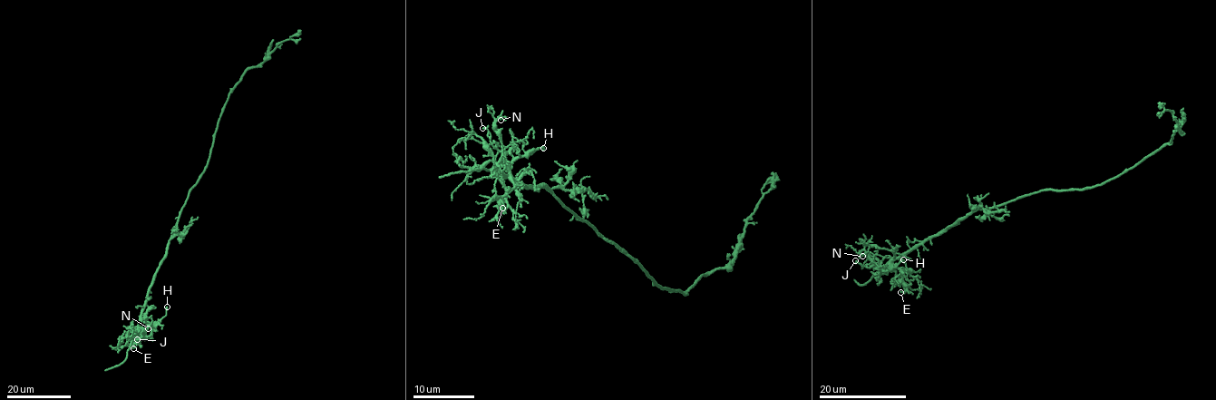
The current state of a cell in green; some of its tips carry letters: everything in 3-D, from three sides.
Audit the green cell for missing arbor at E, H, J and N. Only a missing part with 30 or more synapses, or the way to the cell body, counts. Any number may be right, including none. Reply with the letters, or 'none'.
none

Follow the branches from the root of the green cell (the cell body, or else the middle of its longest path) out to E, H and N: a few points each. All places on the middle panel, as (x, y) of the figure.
E: (608, 239), (549, 190), (513, 181), (497, 169), (492, 192), (505, 207), (498, 218), (502, 208)
H: (608, 239), (566, 208), (549, 190), (517, 183), (499, 169), (543, 148)
N: (608, 239), (549, 190), (517, 183), (501, 172), (500, 135), (495, 121), (507, 119), (500, 120)

